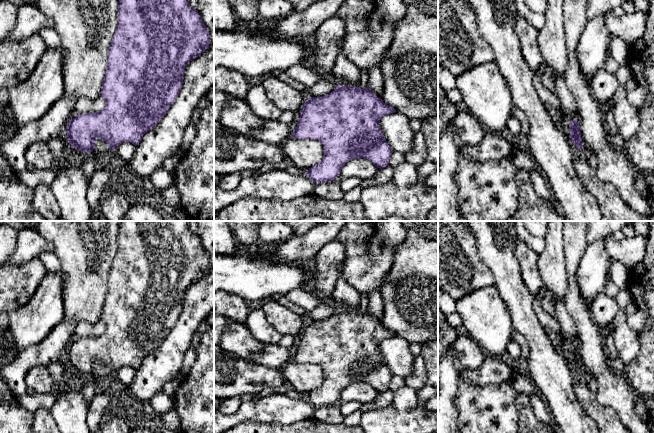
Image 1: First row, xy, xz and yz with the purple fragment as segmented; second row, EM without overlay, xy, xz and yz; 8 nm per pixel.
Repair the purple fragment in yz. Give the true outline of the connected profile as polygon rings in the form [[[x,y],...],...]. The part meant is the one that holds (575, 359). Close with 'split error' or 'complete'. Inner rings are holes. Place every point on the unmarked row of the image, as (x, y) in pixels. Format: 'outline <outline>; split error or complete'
outline [[[573,344],[570,346],[570,364],[573,366],[576,372],[583,372],[578,344]]]; complete

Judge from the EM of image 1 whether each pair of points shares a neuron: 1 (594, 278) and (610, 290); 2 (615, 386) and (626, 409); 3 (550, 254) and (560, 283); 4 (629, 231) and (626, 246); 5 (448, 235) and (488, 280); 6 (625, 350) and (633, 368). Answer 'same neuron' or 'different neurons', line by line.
1: different neurons
2: same neuron
3: same neuron
4: different neurons
5: same neuron
6: different neurons

